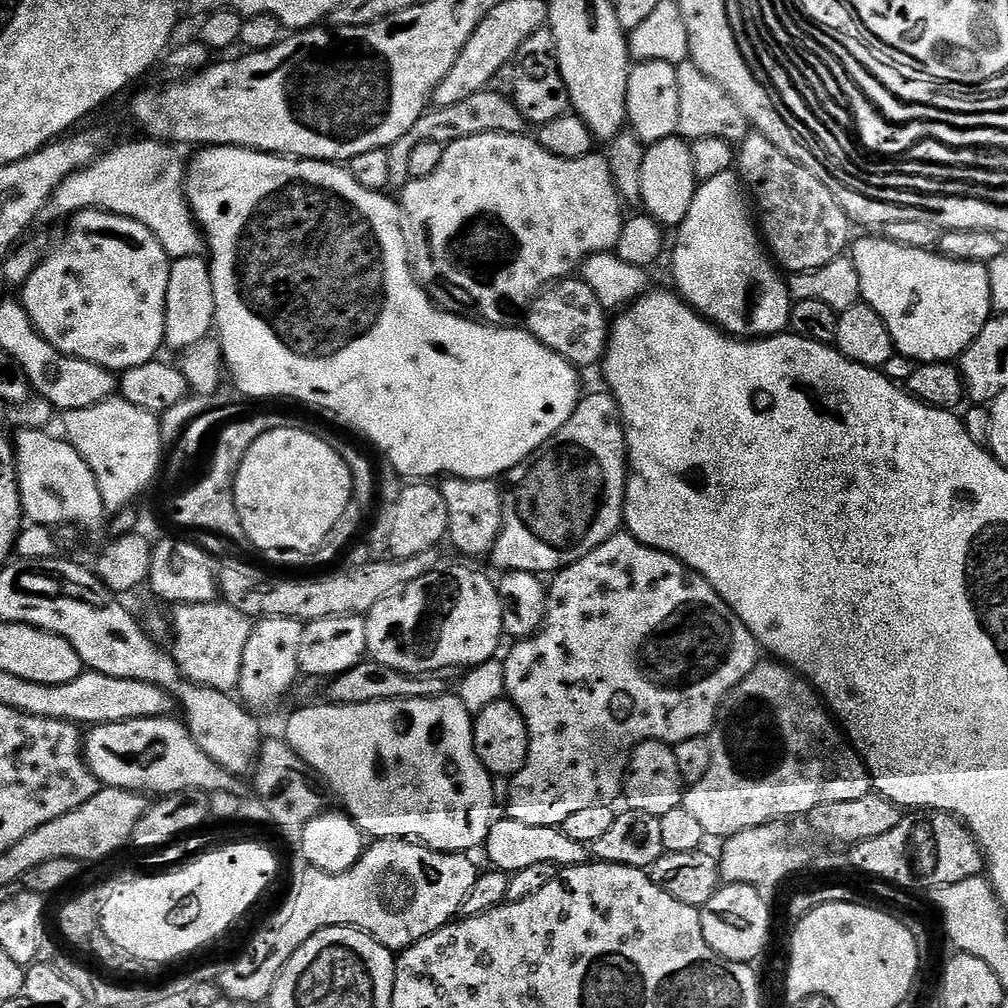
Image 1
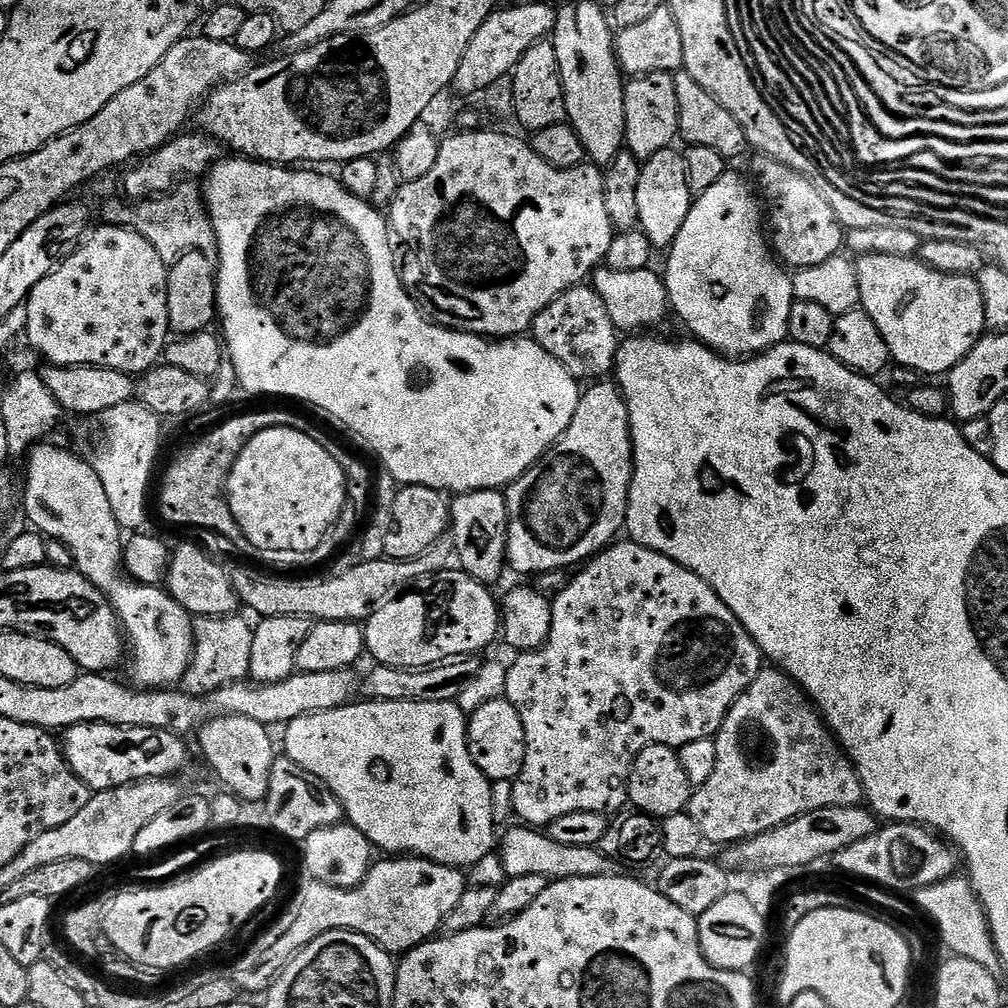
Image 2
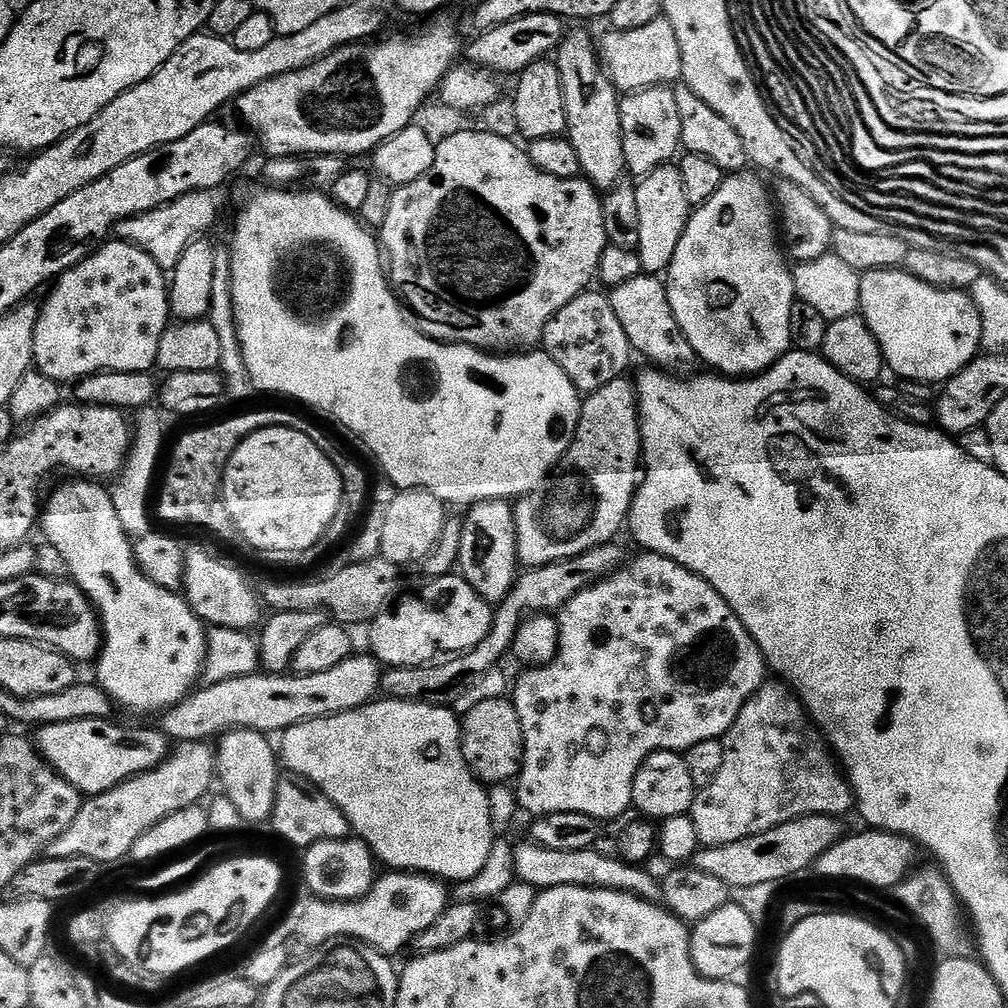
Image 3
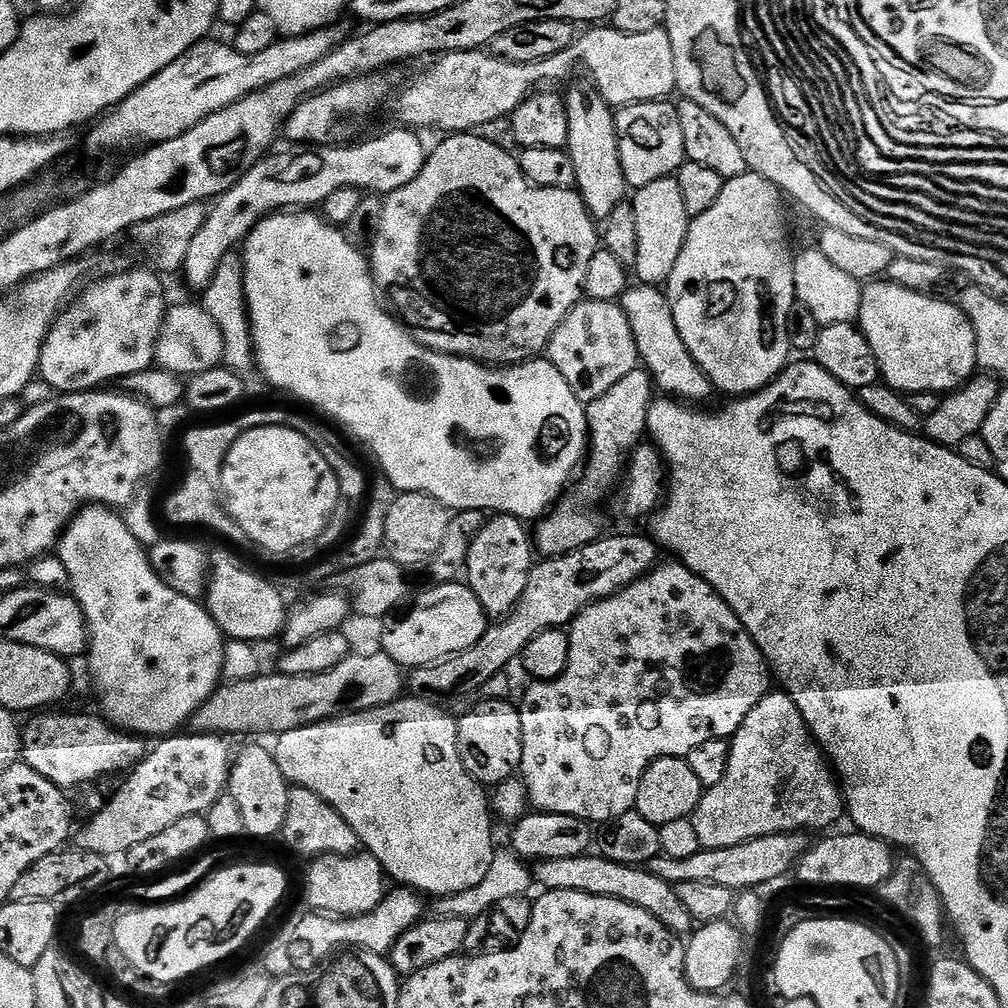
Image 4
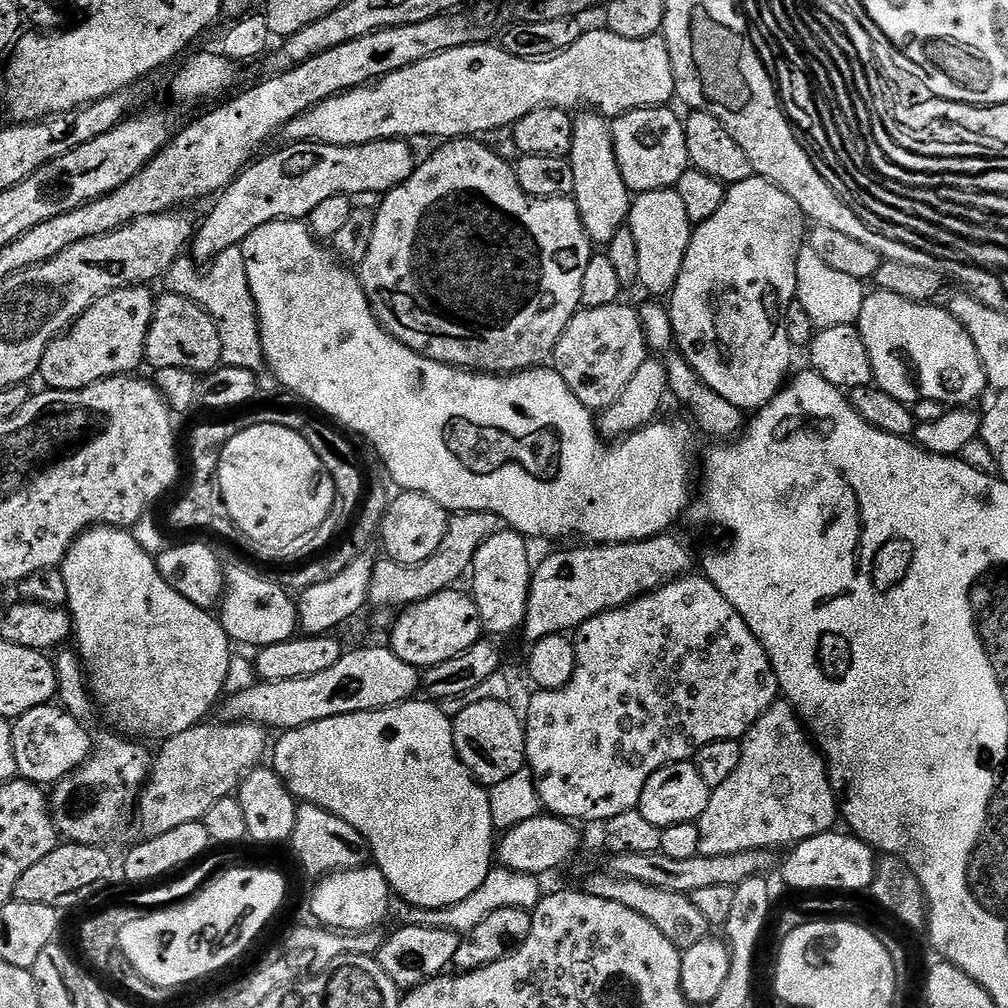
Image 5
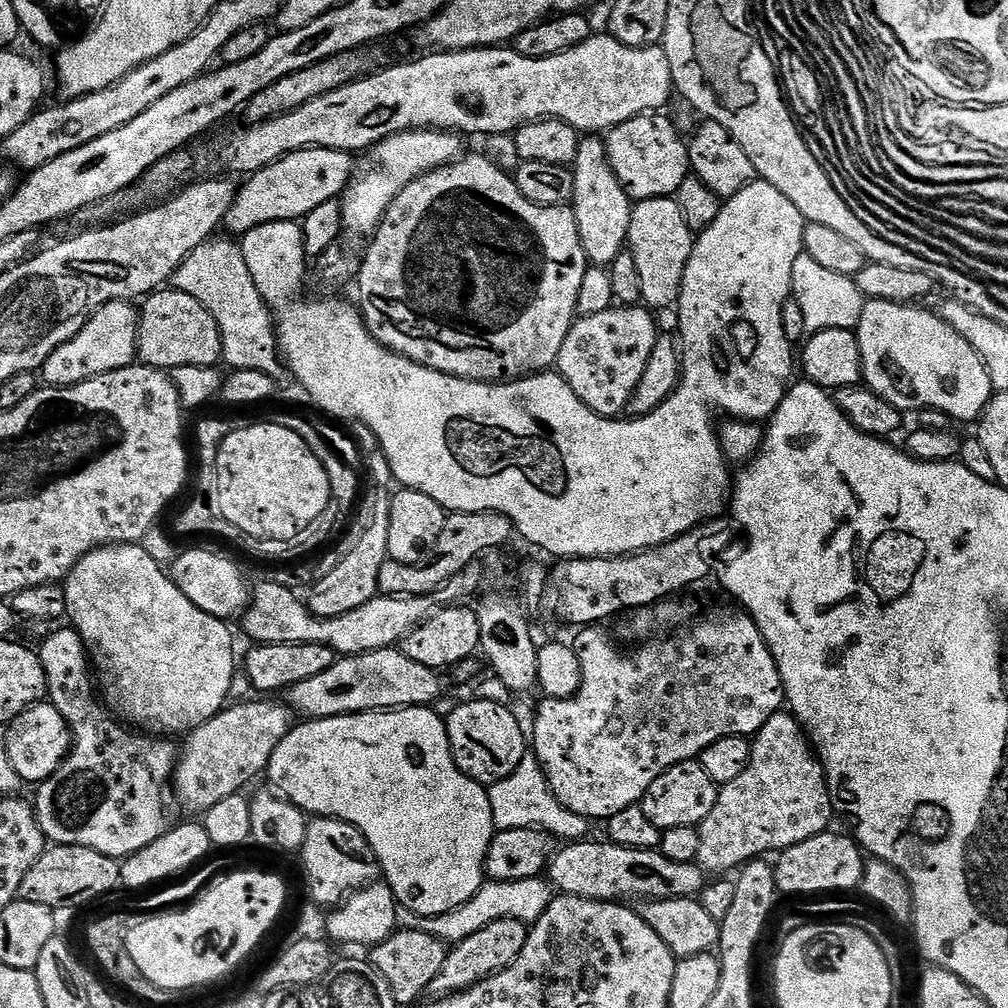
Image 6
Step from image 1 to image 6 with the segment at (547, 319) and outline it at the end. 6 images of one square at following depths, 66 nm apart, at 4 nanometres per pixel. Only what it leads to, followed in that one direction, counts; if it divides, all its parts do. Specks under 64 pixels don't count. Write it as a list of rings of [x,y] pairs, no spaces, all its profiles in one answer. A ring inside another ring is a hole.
[[[613,306],[602,314],[580,316],[566,334],[555,371],[599,416],[619,417],[632,401],[658,339],[656,320],[651,315],[655,316],[644,306]]]

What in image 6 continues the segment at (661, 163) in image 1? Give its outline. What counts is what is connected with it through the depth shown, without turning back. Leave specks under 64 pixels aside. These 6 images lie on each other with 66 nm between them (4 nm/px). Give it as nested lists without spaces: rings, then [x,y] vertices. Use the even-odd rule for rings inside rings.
[[[671,196],[638,200],[632,206],[632,221],[628,231],[627,251],[638,265],[642,282],[642,301],[649,309],[668,308],[677,303],[682,290],[682,278],[690,262],[694,243],[692,227],[682,218],[678,202]]]

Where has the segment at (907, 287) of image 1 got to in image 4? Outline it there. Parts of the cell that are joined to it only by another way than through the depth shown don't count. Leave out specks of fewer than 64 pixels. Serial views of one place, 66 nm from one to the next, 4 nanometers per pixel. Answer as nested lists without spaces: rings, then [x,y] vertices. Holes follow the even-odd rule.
[[[887,278],[863,285],[858,327],[880,367],[883,383],[901,394],[951,394],[977,371],[976,335],[959,303],[915,292]]]

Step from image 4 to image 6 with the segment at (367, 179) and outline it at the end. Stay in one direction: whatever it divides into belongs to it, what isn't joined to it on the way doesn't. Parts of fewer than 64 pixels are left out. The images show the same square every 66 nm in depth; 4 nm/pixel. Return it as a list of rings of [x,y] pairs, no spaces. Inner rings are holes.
[[[303,148],[278,158],[270,166],[251,173],[248,180],[236,189],[236,197],[223,220],[223,227],[243,234],[275,220],[303,221],[310,210],[343,197],[344,189],[352,181],[353,157],[333,148]]]

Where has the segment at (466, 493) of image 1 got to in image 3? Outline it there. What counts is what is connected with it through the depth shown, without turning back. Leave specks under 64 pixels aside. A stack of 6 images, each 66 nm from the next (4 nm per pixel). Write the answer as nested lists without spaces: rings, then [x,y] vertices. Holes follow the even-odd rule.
[[[483,500],[463,513],[464,529],[458,561],[463,576],[477,594],[496,606],[510,594],[518,575],[518,546],[516,545],[516,510],[506,500]]]

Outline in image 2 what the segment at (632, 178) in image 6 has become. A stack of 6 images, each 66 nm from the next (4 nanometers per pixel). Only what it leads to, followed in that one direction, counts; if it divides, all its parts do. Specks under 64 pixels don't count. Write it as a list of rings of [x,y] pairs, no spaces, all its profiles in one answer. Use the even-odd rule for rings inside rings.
[[[651,72],[645,76],[631,77],[624,86],[624,109],[624,143],[627,151],[634,153],[641,162],[658,154],[658,150],[673,147],[680,134],[678,94],[674,94],[673,73]]]

